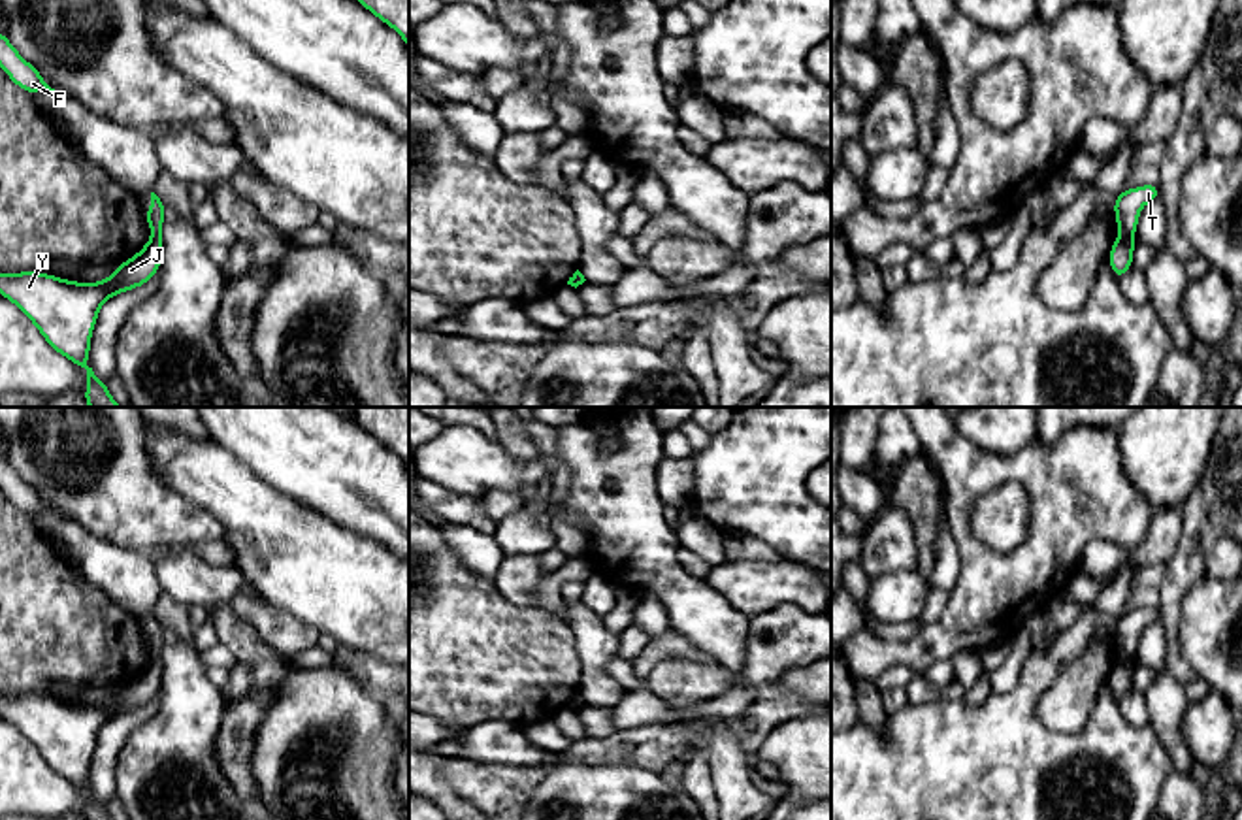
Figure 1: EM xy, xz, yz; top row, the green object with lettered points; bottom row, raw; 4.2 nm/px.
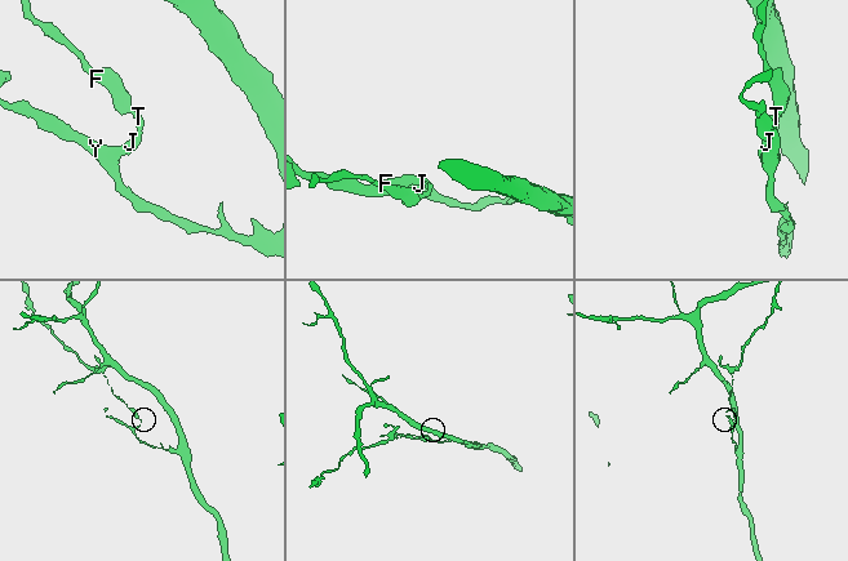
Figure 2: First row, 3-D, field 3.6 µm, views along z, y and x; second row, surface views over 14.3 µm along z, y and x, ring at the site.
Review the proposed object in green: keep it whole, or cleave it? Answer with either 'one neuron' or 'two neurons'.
two neurons

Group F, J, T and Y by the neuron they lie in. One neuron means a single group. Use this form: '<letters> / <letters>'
F T / J Y

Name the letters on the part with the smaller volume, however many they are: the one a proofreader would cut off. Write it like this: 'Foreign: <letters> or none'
Foreign: F, T

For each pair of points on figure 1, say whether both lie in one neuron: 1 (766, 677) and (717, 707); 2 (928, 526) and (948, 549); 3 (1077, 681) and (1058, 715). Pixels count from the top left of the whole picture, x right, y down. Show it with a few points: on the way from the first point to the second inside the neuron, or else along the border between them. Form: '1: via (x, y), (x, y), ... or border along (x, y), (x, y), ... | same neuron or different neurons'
1: border along (737, 681), (756, 696) | different neurons
2: border along (941, 492), (935, 566), (928, 579) | different neurons
3: via (1075, 688), (1065, 707) | same neuron

